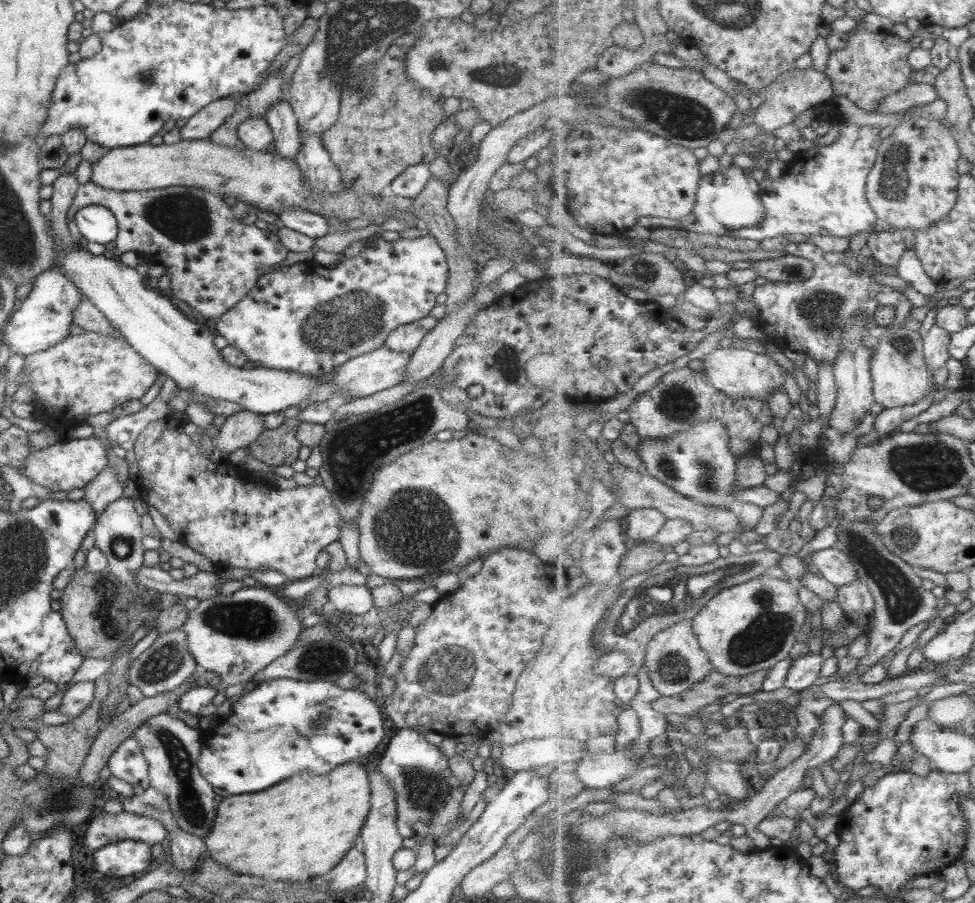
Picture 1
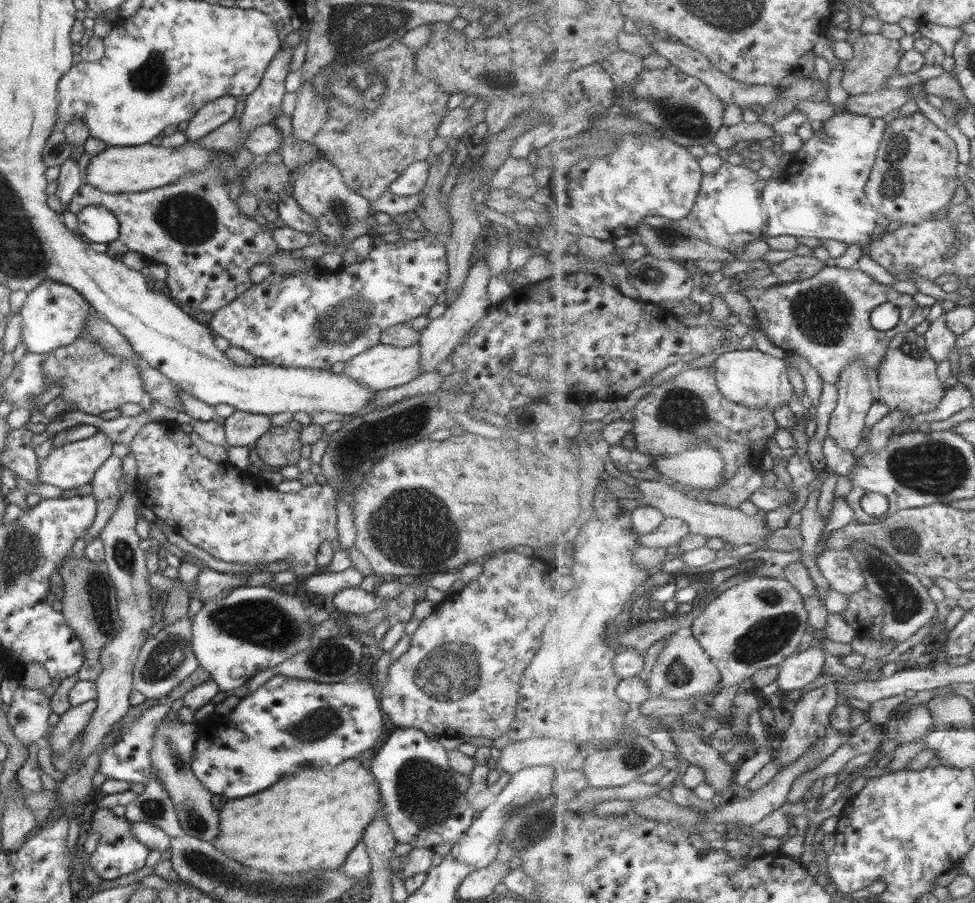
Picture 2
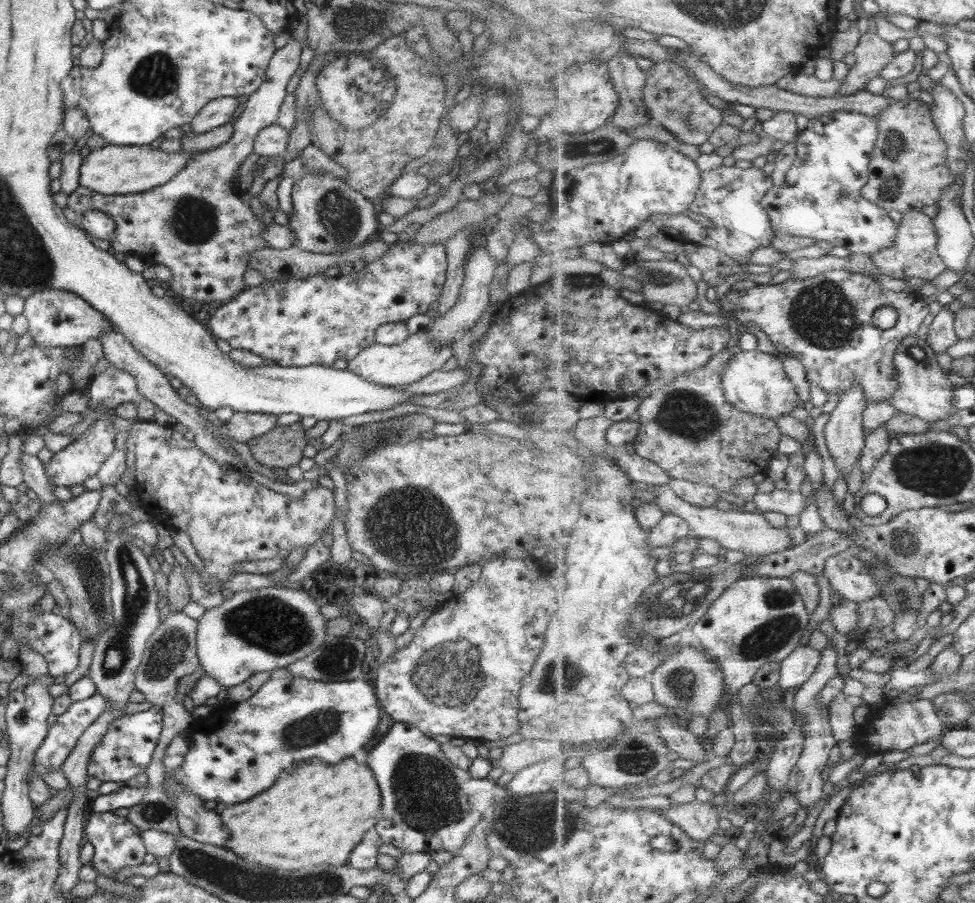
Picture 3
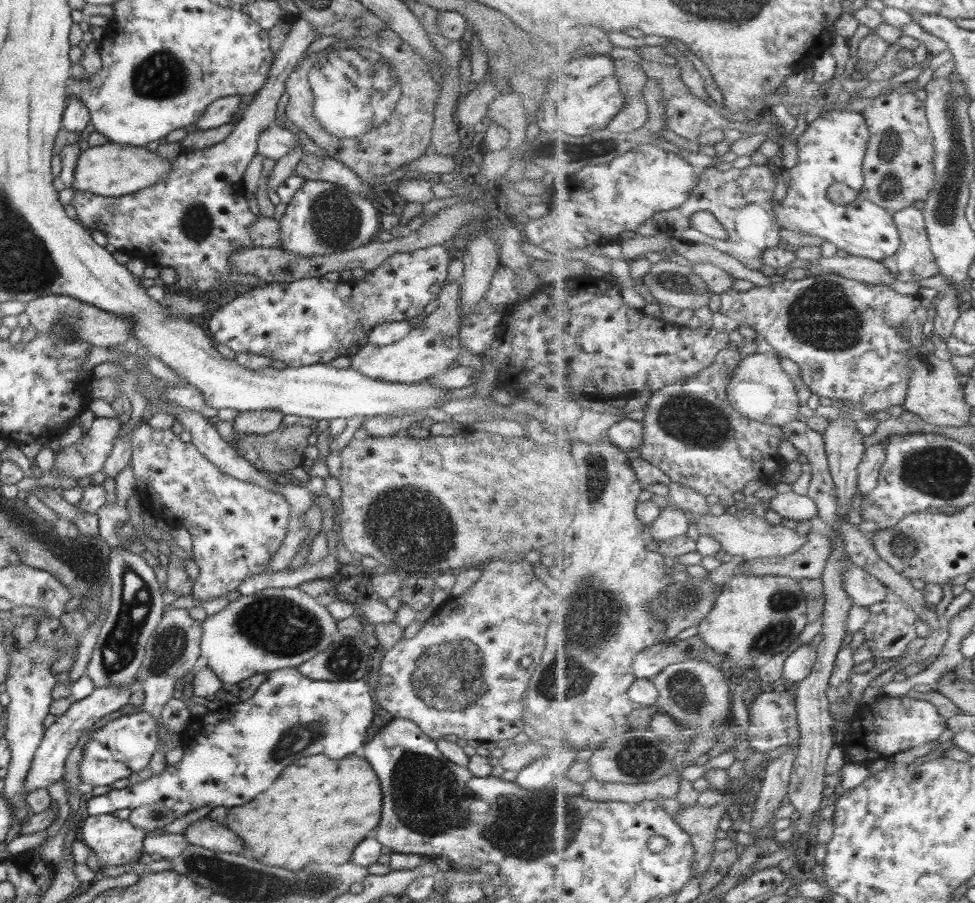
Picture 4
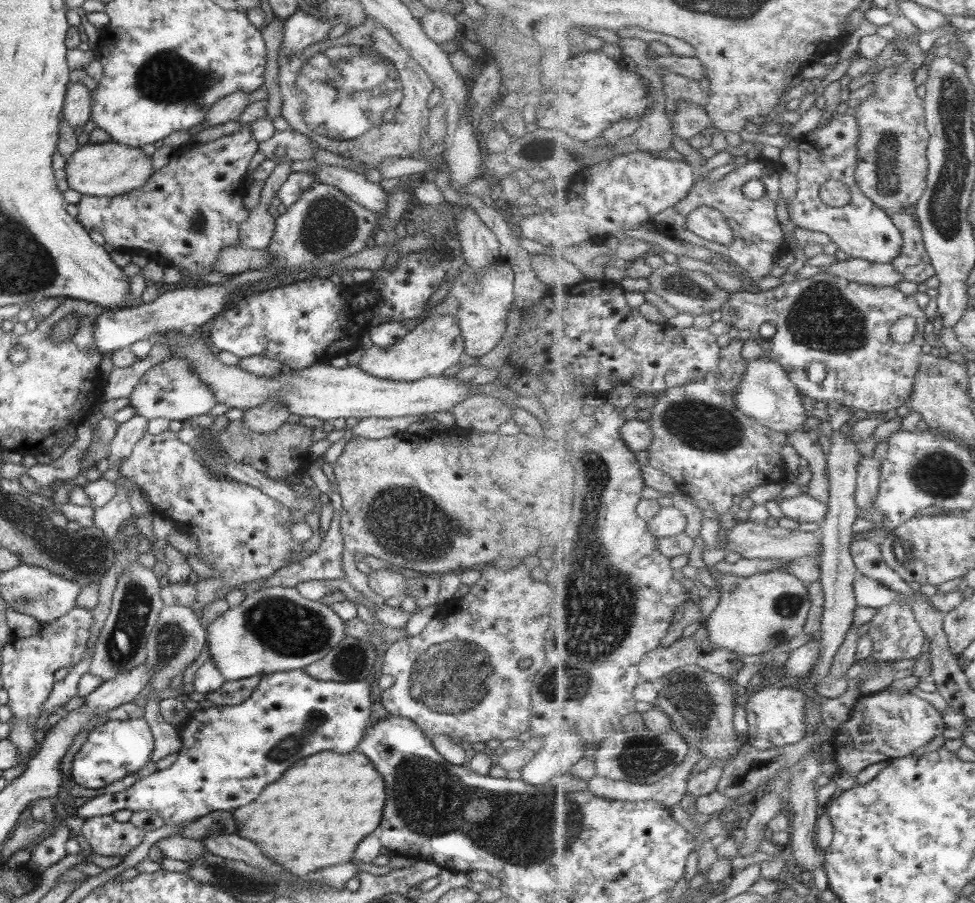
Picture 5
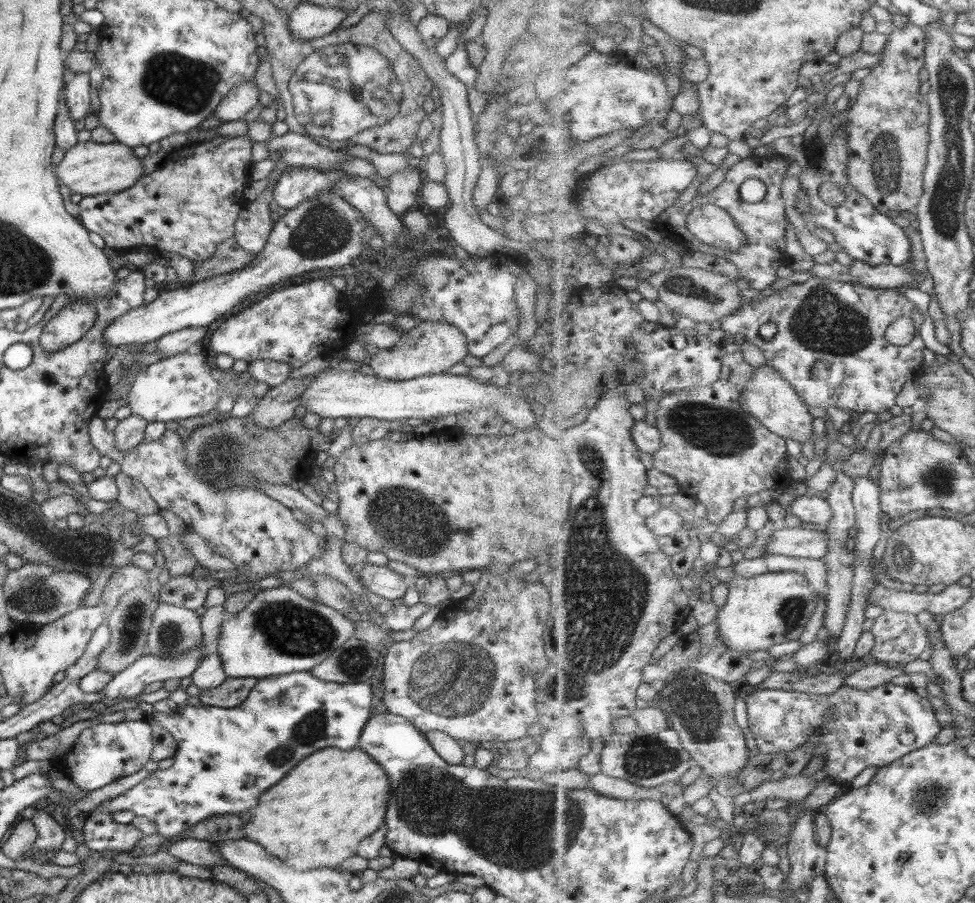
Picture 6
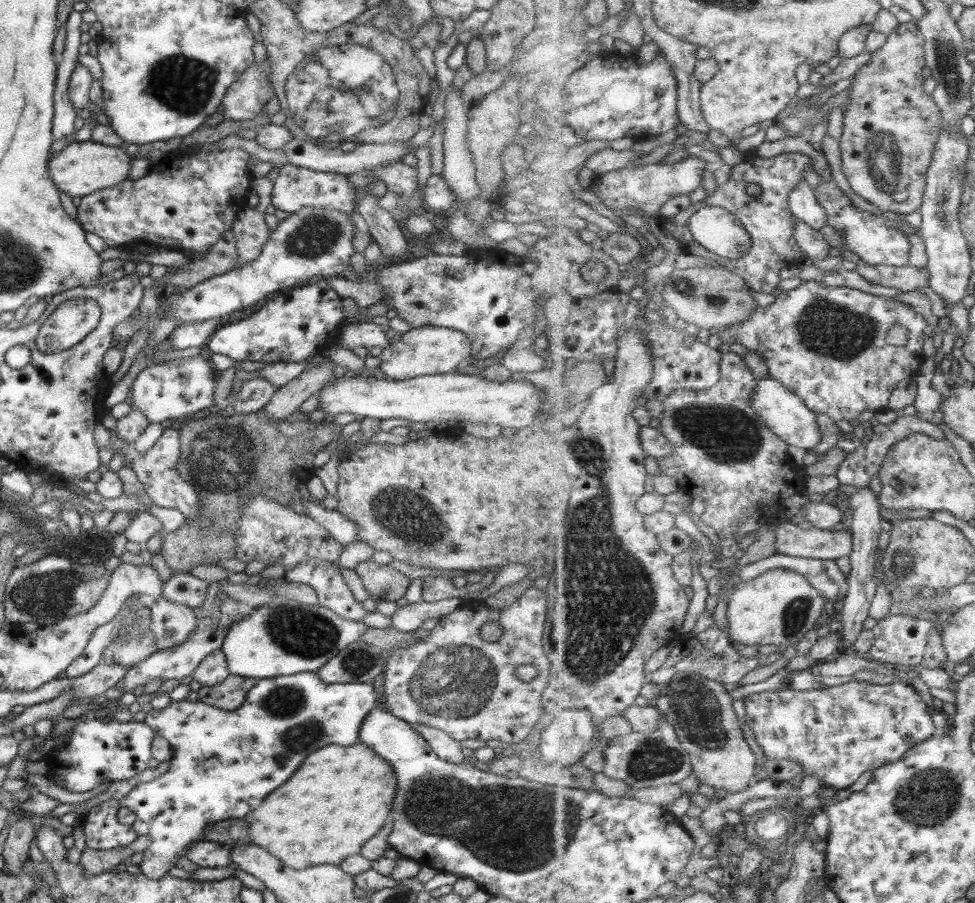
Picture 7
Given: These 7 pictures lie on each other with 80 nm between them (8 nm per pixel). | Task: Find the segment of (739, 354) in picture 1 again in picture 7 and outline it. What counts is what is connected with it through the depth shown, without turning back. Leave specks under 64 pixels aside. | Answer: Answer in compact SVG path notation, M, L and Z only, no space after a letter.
M769 374L758 380L757 388L752 396L752 405L760 415L760 419L764 419L768 424L769 429L790 445L809 450L821 442L817 415L813 413L812 408L805 404L800 395L789 390L783 382L779 382Z

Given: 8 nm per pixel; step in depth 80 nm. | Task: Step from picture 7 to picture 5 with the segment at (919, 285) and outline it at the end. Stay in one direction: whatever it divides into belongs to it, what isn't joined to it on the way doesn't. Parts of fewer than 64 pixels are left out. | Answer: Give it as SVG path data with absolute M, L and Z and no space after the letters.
M860 257L833 260L830 266L824 268L824 273L871 286L896 287L903 282L903 276L891 263L872 262Z

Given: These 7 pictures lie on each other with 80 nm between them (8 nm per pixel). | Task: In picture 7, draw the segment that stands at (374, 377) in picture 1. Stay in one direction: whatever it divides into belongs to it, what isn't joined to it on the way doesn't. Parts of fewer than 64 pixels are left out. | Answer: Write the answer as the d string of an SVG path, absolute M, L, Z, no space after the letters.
M421 326L409 329L401 335L395 336L381 354L381 361L376 368L381 370L384 378L400 381L432 374L456 372L458 365L466 362L470 356L470 340L459 331L445 329L439 326Z

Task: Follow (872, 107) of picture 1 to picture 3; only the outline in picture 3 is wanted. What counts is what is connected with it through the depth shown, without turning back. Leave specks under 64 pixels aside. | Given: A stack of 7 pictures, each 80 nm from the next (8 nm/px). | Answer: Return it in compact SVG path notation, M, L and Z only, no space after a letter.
M866 32L856 46L855 66L841 88L841 94L855 94L863 90L865 84L879 76L879 72L895 58L893 43L880 38L875 32Z

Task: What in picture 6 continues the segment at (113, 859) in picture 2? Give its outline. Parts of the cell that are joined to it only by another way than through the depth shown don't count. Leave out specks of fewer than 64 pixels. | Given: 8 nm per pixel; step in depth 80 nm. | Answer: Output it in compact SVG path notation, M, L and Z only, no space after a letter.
M107 811L89 813L80 832L85 846L95 852L127 851L143 838L131 823L119 824L111 819L111 813Z

